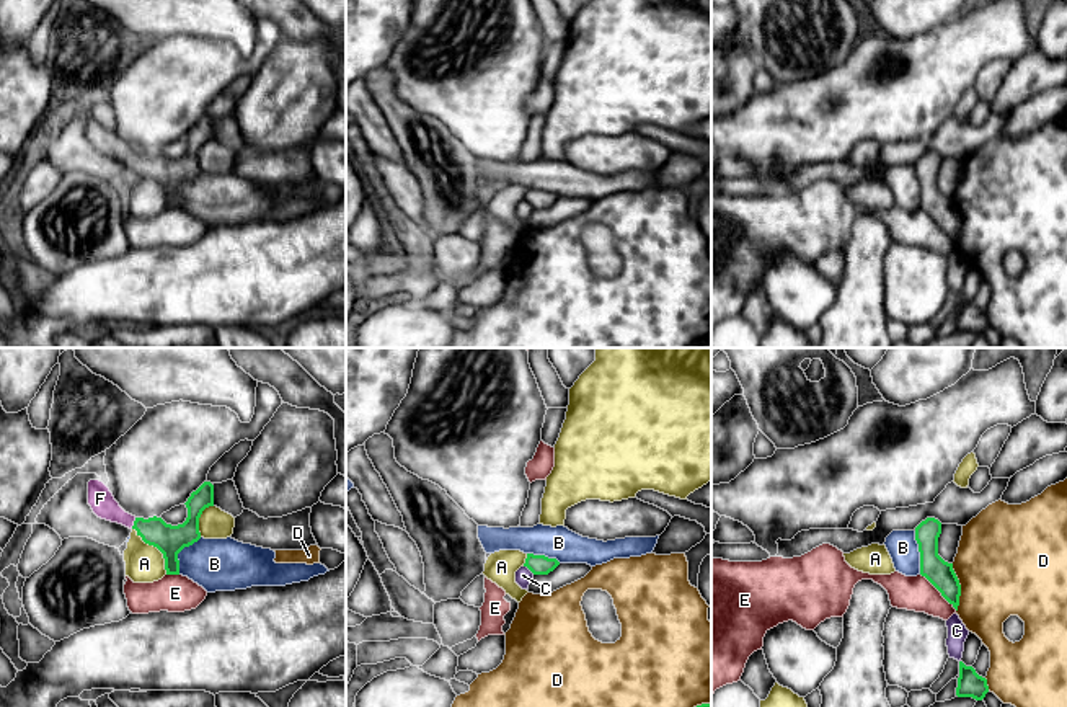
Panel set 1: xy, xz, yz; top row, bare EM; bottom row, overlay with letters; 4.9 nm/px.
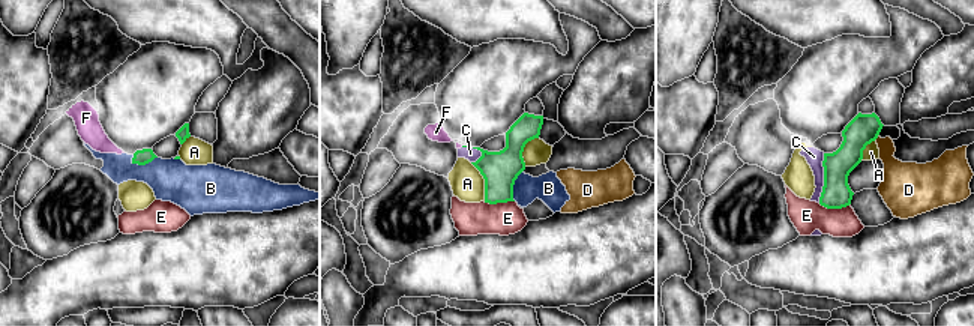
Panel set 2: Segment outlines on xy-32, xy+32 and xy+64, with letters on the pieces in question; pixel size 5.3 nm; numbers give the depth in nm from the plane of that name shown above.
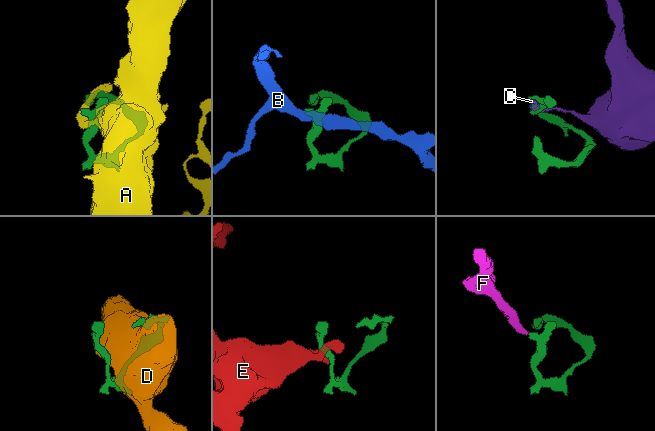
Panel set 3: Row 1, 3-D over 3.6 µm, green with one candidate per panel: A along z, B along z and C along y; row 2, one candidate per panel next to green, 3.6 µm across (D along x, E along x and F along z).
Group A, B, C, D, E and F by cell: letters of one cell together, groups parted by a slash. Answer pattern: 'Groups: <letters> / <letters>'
Groups: A / B / C / D / E / F

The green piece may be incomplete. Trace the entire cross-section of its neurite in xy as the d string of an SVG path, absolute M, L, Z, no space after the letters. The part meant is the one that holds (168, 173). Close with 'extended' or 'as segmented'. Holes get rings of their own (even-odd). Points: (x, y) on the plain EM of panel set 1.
M100 114L88 116L88 139L98 152L135 163L145 178L163 188L166 209L179 209L178 188L201 173L199 152L206 142L214 140L214 119L204 116L191 127L184 137L188 152L178 160L157 150L144 153L126 147Z; extended

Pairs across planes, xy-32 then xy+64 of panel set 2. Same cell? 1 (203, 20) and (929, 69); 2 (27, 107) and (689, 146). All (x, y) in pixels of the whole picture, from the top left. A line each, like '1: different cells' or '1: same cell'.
1: different cells
2: same cell

